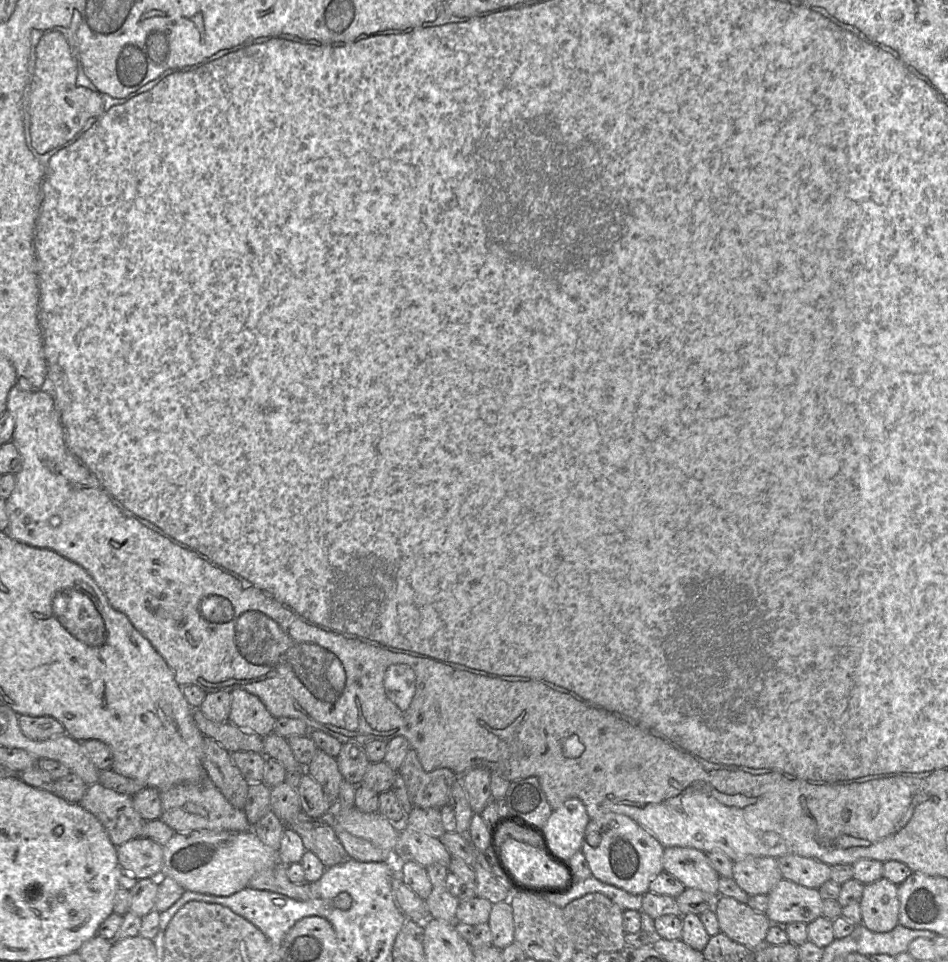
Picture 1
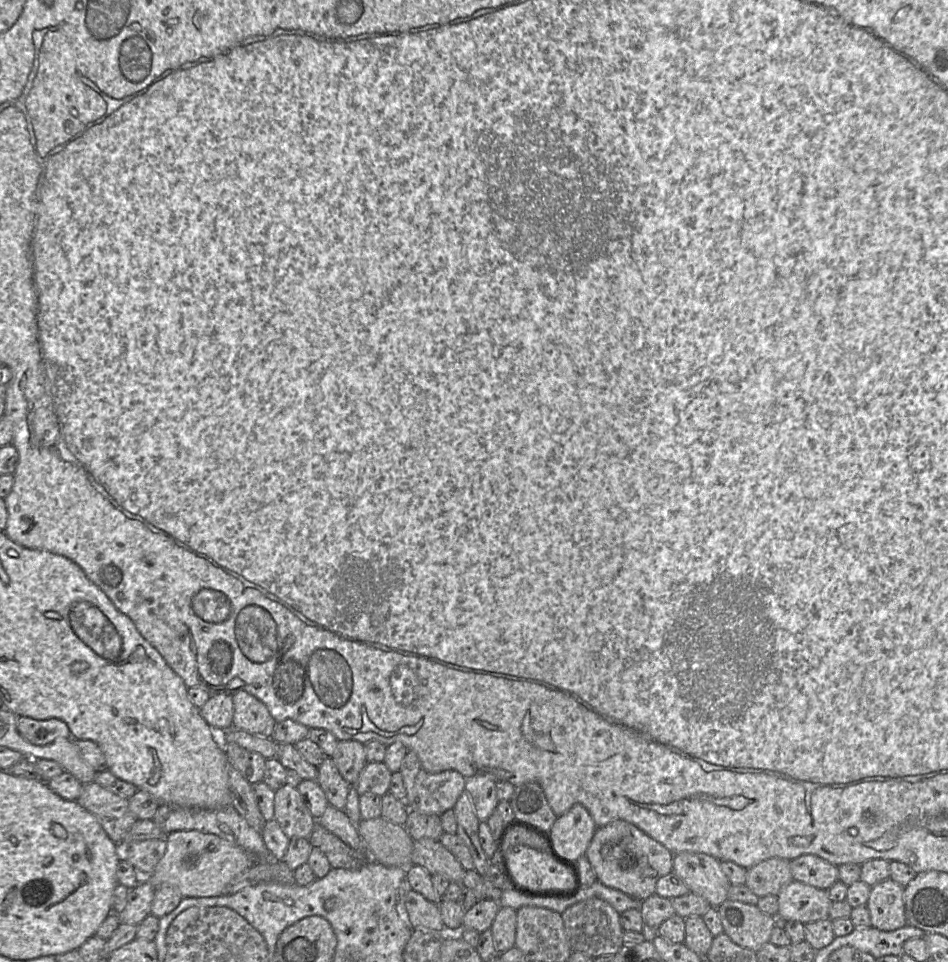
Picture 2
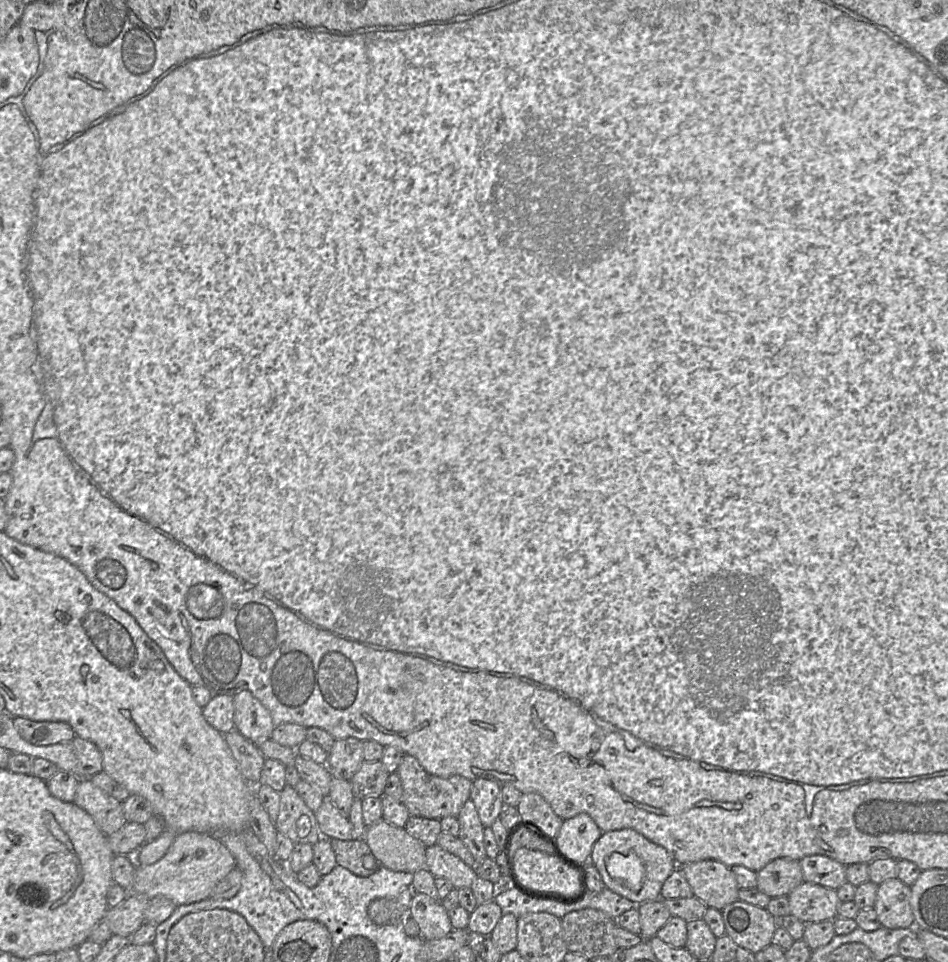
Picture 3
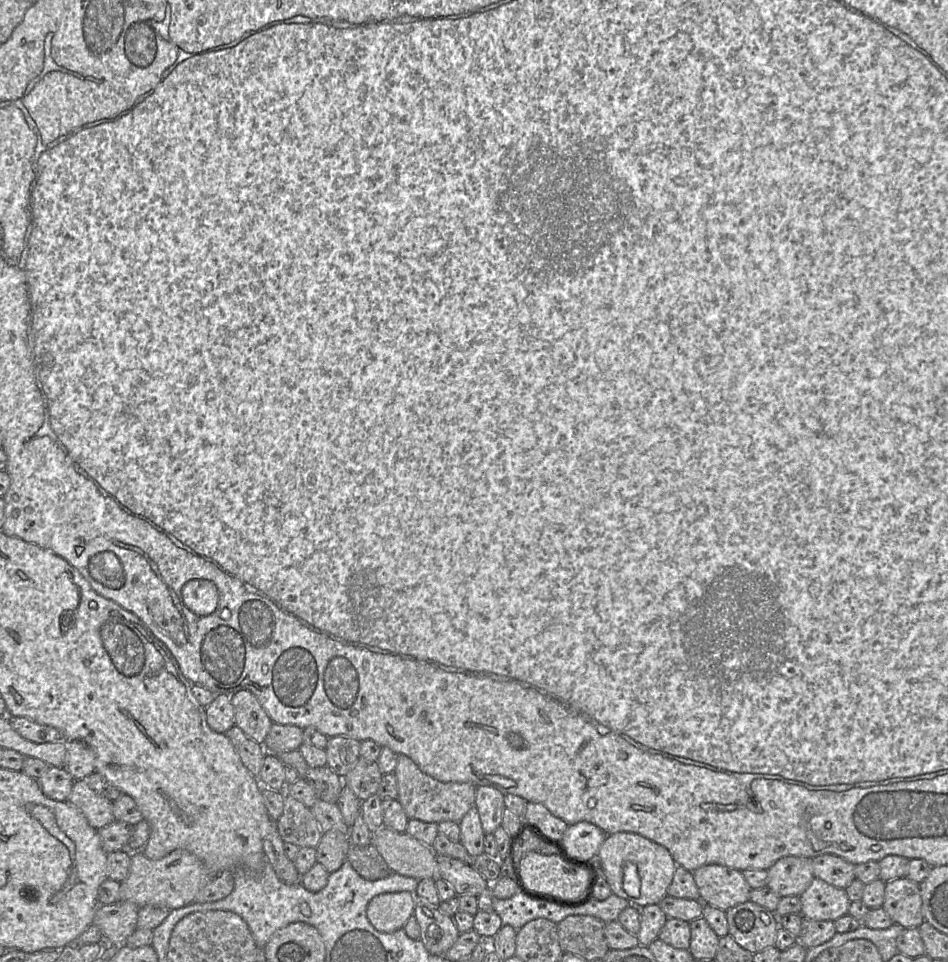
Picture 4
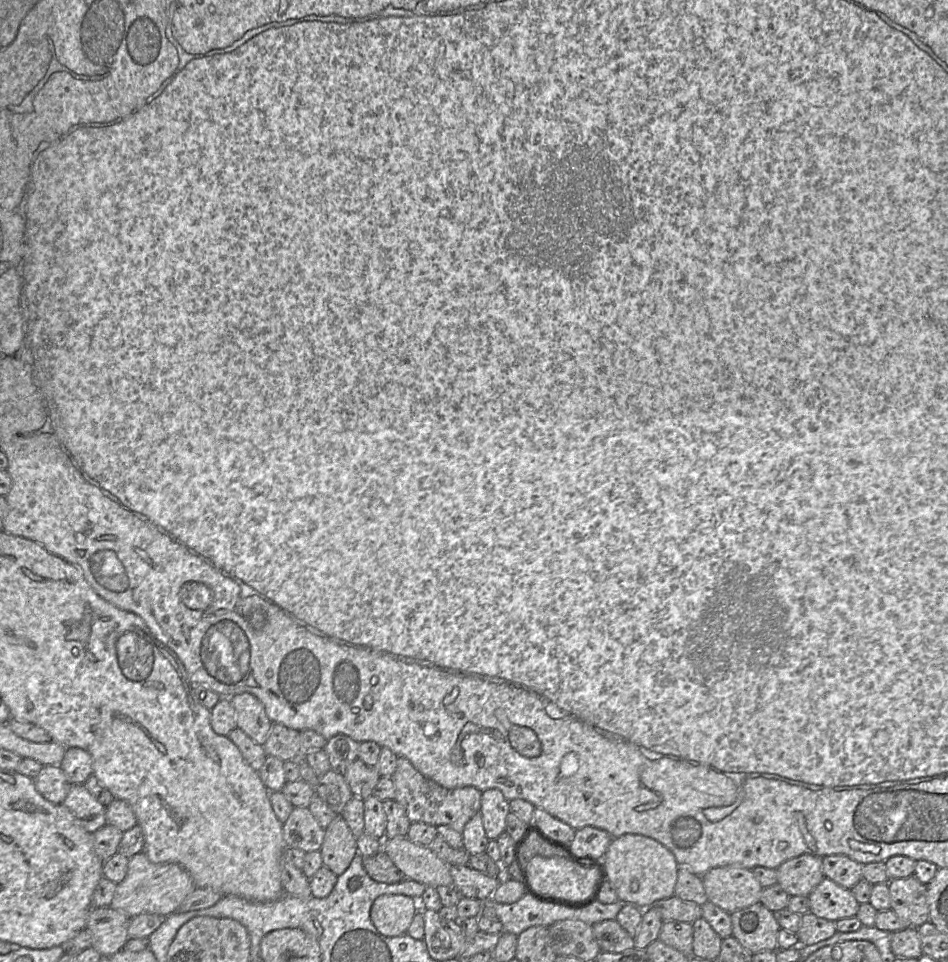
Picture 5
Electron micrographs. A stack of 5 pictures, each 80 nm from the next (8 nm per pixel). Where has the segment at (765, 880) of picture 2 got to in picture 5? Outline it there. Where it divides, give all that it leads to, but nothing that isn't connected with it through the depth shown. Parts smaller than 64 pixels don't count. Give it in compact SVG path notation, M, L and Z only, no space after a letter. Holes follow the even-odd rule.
M810 854L785 861L776 872L777 884L789 896L808 896L824 878L822 858Z

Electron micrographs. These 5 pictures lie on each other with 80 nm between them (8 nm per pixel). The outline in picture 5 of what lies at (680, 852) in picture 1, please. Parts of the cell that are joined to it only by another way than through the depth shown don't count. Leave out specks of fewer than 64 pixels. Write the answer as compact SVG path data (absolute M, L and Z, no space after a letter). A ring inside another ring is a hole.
M723 866L701 876L709 902L732 914L759 903L763 887L751 870Z

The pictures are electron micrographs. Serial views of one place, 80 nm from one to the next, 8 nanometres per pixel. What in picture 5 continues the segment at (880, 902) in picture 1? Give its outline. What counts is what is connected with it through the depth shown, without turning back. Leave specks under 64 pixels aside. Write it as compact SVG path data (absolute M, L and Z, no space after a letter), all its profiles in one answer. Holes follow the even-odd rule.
M914 875L889 880L890 909L906 923L907 927L919 927L929 921L927 885Z

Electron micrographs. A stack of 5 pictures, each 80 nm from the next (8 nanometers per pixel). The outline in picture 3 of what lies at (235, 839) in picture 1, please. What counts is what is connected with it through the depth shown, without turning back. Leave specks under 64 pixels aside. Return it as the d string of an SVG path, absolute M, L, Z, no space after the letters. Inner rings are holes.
M187 831L176 836L167 853L152 865L137 865L129 893L143 894L149 899L164 896L175 905L186 905L210 897L215 886L236 868L229 849L213 834Z

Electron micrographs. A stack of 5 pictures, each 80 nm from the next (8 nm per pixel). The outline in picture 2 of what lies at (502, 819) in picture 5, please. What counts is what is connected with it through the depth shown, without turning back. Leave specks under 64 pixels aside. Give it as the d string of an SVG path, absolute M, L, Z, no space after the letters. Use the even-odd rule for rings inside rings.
M478 774L465 778L465 791L470 795L474 811L480 821L487 822L499 802L497 780L491 775Z

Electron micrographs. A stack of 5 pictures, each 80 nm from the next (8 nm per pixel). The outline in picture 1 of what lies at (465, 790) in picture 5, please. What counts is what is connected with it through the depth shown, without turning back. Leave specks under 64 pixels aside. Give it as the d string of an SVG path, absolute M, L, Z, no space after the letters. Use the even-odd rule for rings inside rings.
M413 748L408 751L398 773L407 787L410 801L420 808L441 809L447 805L451 787L458 779L458 775L448 768L425 771Z

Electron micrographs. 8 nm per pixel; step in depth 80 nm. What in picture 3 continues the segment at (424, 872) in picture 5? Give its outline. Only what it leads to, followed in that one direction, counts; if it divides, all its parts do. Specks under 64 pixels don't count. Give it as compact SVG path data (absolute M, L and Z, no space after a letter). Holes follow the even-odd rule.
M381 819L367 826L363 839L367 842L378 862L390 870L414 873L425 867L426 846L412 837L404 827L397 827Z

